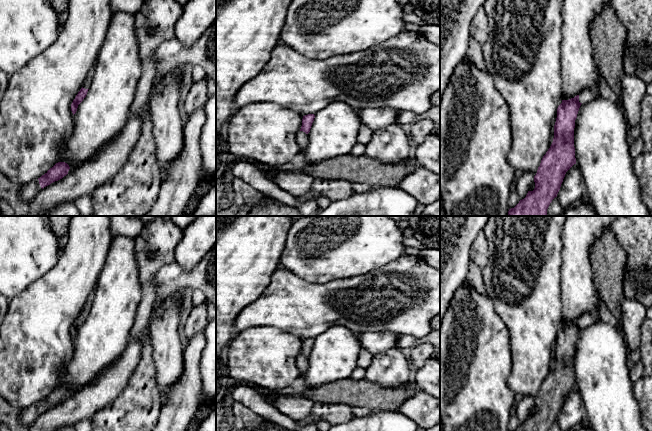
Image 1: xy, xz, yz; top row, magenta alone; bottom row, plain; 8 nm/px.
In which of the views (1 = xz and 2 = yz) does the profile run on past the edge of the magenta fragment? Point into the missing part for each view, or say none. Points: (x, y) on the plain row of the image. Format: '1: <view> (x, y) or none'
1: xz (302, 362)
2: yz (586, 319)

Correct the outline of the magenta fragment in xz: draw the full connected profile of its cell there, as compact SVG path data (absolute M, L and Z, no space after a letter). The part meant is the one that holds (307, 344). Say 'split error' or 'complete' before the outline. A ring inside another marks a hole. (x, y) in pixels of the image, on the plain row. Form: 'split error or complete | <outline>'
split error | M308 338L303 340L302 350L297 358L297 366L301 372L306 371L308 368L308 357L310 356L314 342L314 338Z

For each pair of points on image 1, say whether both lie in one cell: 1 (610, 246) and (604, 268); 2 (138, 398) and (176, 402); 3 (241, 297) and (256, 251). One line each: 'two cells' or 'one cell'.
1: one cell
2: two cells
3: one cell

